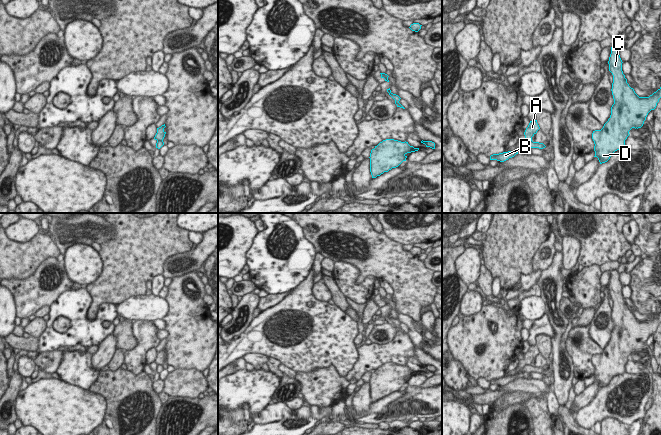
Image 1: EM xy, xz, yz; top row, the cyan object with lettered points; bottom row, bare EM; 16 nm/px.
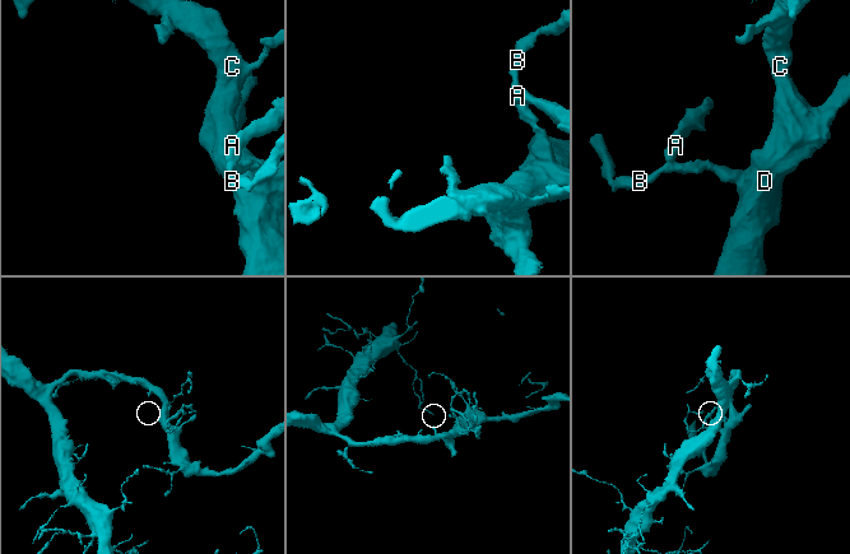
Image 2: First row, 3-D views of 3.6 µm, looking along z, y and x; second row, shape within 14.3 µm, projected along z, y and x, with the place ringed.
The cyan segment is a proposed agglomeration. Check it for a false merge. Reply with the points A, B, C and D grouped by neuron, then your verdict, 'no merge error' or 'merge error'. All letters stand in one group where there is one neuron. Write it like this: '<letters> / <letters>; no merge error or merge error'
A / B C D; merge error

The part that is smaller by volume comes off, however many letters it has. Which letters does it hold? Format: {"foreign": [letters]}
{"foreign": ["A"]}

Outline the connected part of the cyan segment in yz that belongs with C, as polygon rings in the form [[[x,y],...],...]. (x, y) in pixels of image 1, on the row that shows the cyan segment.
[[[612,46],[608,61],[613,75],[611,115],[601,130],[592,133],[594,157],[600,164],[607,162],[615,151],[625,148],[629,131],[643,126],[648,113],[656,108],[661,98],[661,87],[649,97],[639,97],[635,93],[623,74],[619,51],[617,46]]]

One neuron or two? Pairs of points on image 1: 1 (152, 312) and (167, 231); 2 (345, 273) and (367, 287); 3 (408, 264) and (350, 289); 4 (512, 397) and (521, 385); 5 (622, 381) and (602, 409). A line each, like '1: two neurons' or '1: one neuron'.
1: two neurons
2: one neuron
3: two neurons
4: two neurons
5: one neuron

